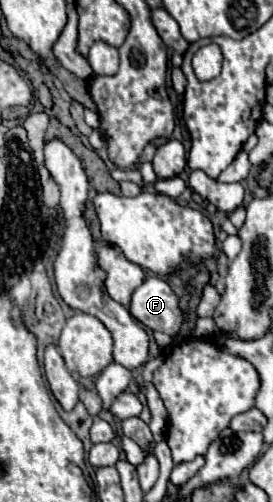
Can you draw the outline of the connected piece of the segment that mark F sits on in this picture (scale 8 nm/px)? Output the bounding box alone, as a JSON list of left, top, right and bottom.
[130,276,182,336]

